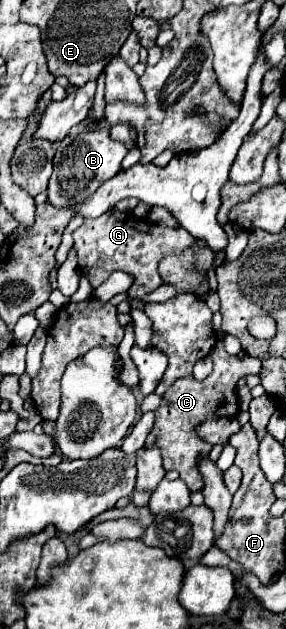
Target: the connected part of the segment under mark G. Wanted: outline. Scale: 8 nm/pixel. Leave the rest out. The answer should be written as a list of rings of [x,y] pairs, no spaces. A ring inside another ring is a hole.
[[[115,208],[107,210],[103,216],[95,220],[85,220],[75,232],[73,232],[79,266],[83,270],[83,276],[91,282],[93,288],[103,284],[111,272],[123,270],[135,276],[135,282],[129,290],[131,296],[145,296],[161,286],[161,276],[157,272],[159,260],[189,248],[195,240],[193,236],[183,228],[169,228],[161,224],[153,224],[144,219],[139,219],[131,212],[119,212]]]

